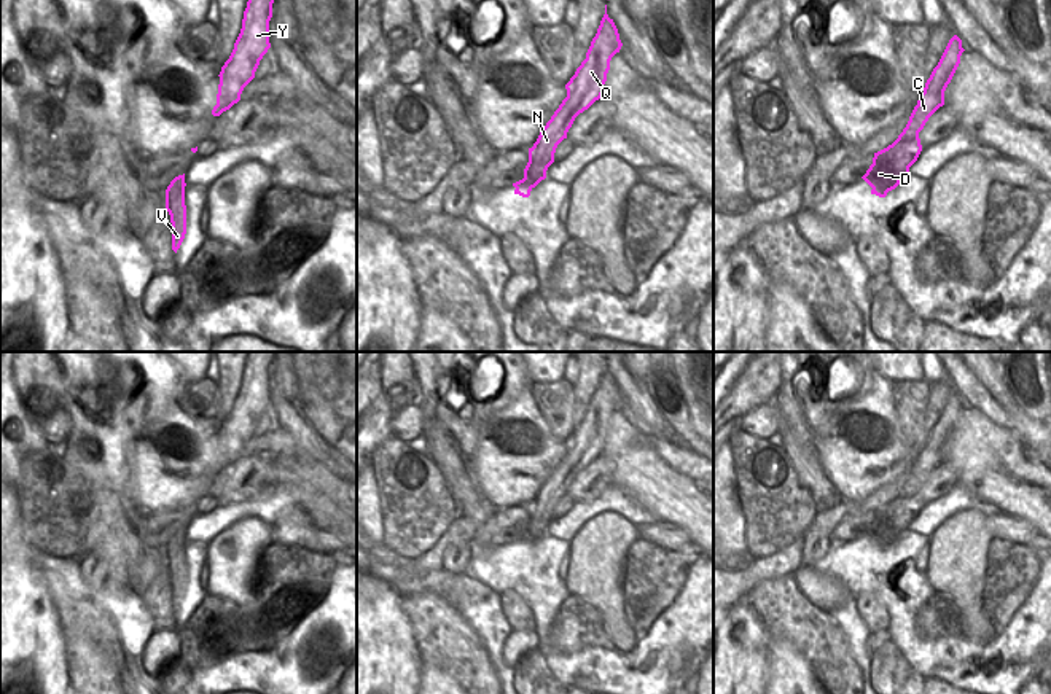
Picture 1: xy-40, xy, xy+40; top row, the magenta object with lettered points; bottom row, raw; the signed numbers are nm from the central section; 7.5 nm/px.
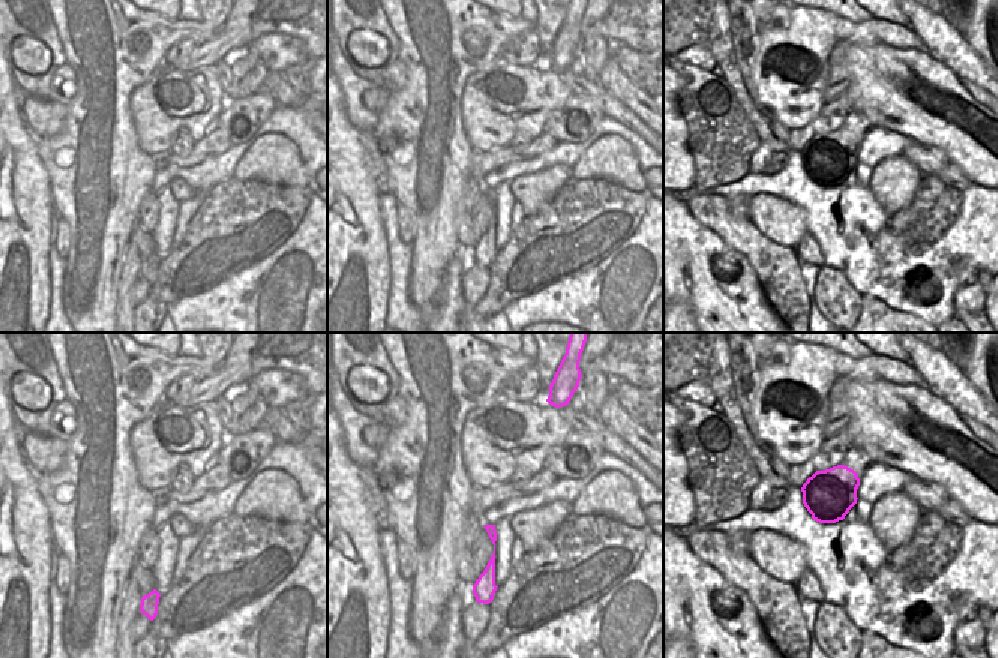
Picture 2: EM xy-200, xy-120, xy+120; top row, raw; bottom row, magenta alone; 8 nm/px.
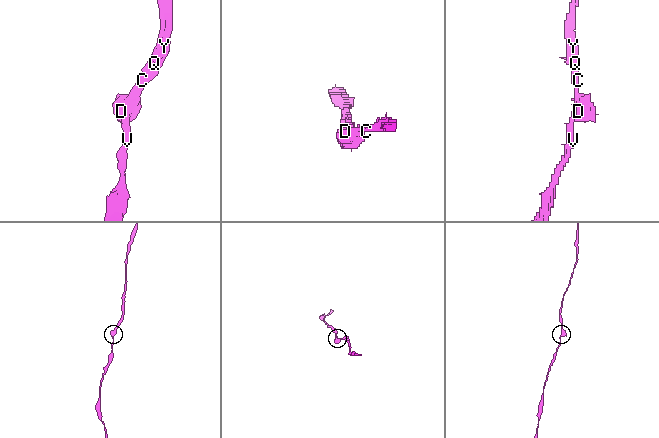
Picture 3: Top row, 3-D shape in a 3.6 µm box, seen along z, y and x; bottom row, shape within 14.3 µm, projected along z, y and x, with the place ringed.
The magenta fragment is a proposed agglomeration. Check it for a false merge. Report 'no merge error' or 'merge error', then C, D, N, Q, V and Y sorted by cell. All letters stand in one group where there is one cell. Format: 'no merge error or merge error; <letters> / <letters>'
no merge error; C D N Q V Y

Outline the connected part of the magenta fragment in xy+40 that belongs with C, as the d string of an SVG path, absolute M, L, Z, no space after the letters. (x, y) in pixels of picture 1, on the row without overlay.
M954 392L927 436L903 489L892 501L874 509L873 520L862 533L873 544L871 551L885 554L909 530L909 524L922 508L919 489L928 474L944 462L944 447L960 420L963 407L962 396Z

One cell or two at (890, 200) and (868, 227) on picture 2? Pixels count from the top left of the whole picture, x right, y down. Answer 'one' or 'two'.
two

